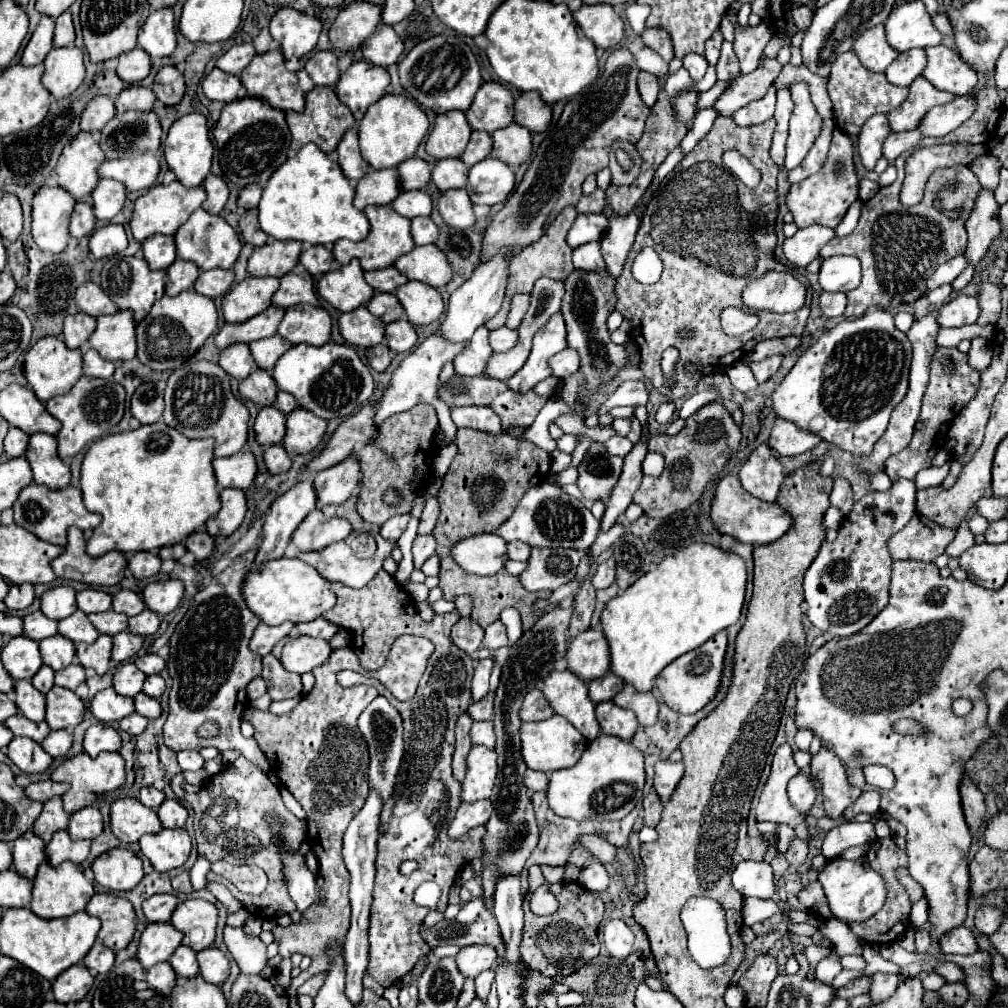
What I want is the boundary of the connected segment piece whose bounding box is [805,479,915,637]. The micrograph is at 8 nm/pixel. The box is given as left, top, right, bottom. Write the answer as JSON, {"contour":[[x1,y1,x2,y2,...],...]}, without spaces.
{"contour":[[899,479,885,493,869,493,843,519,837,539,823,543,805,573,805,615,831,637,849,637,867,627,889,599,891,555,887,541,915,515,915,483]]}

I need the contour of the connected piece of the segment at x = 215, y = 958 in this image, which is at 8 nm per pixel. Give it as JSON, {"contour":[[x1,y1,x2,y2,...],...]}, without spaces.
{"contour":[[217,947,203,949,197,953,197,961,199,961,199,973,209,983,223,985,227,981,229,973,231,973,231,963,221,949,217,949]]}

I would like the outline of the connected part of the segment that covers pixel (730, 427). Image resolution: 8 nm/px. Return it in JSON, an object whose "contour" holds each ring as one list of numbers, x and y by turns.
{"contour":[[717,401,703,405,685,421,685,427,675,437,655,435,649,439,649,451,657,451,665,457,665,469,659,477,645,475,633,501,641,505,649,517,667,517,687,509,703,495,707,483,723,471,731,453,737,451,739,441,741,431,733,423,727,407]]}

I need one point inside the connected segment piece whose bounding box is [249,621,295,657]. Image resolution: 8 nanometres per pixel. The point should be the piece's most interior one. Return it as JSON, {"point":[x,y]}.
{"point":[266,637]}

